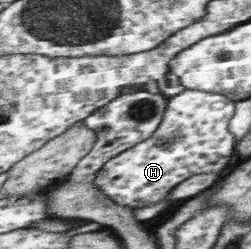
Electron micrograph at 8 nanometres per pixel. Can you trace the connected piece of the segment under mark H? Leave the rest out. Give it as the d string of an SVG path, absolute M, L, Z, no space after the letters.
M185 89L183 92L169 97L169 114L165 114L165 122L161 121L161 130L153 134L153 138L141 142L141 146L132 146L133 150L124 150L103 166L94 176L94 186L104 194L104 197L115 204L129 208L151 206L163 198L167 192L175 188L179 182L187 180L193 174L209 174L221 172L235 154L235 136L229 130L229 121L235 114L235 102L219 94L202 90Z

